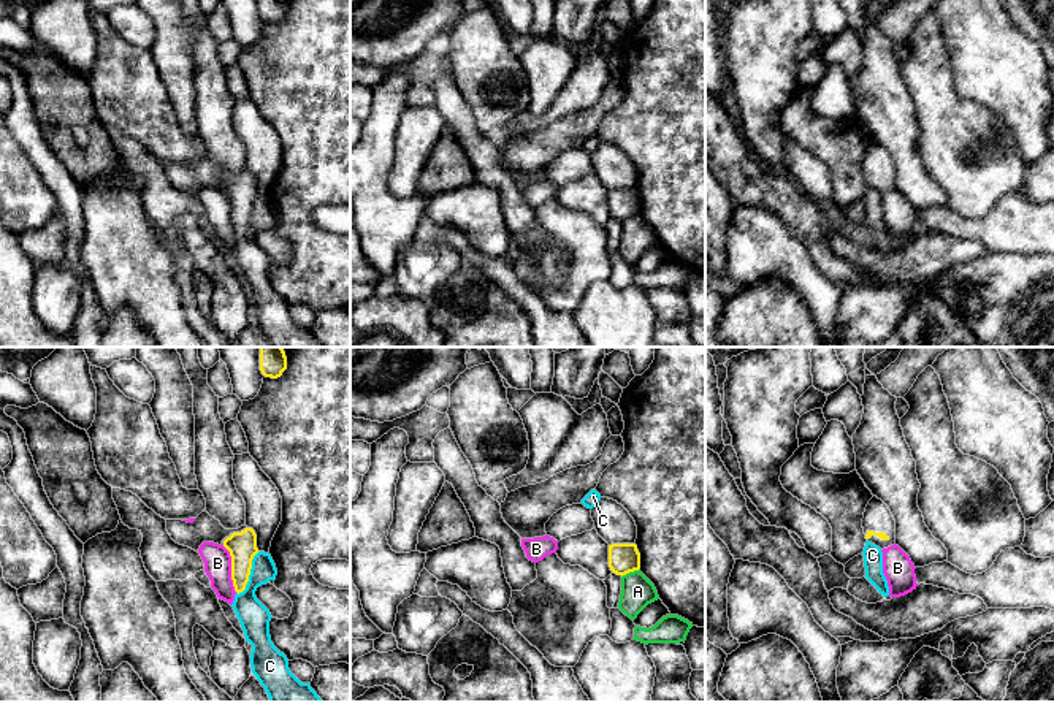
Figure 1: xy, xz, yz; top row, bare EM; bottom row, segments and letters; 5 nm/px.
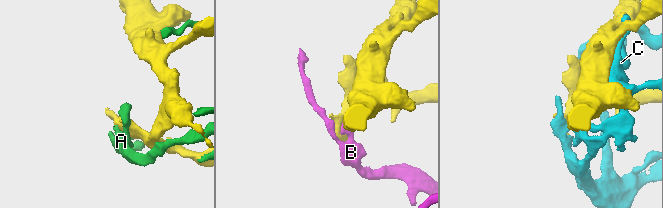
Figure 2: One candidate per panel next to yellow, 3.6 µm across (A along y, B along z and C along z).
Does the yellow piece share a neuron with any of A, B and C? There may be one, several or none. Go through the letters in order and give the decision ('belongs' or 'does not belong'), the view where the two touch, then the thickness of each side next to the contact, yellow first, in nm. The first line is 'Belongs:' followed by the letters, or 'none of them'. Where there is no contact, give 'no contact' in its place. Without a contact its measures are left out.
Belongs: none of them
A: does not belong; meets yellow in xz; 160 nm thick on the yellow side, 170 nm on the other
B: does not belong; meets yellow in xy; 140 nm thick on the yellow side, 140 nm on the other
C: does not belong; meets yellow in xy; 140 nm thick on the yellow side, 160 nm on the other

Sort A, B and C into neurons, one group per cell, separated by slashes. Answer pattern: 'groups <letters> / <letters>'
groups A / B / C

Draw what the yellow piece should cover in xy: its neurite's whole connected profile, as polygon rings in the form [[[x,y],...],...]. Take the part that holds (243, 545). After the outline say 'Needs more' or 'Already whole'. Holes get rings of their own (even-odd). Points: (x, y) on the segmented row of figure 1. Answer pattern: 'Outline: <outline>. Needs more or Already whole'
Outline: [[[206,510],[193,523],[182,520],[166,520],[166,531],[171,539],[184,547],[198,551],[203,542],[222,544],[231,556],[231,580],[239,594],[249,582],[252,559],[258,553],[257,534],[246,525],[238,529],[225,529],[219,520]]]. Needs more

